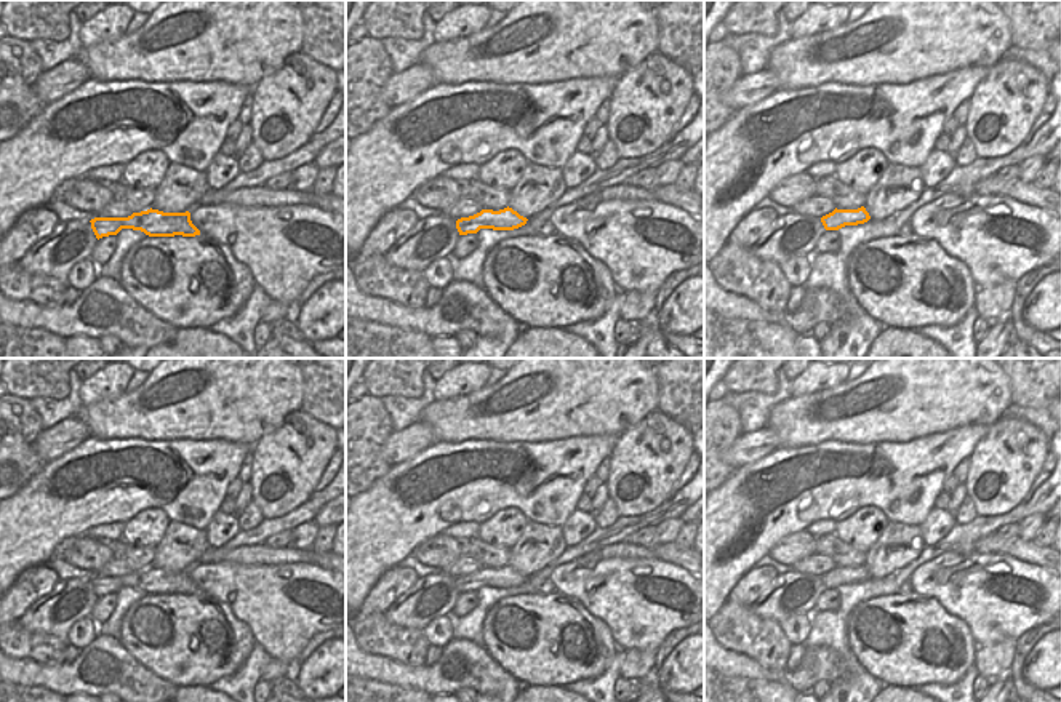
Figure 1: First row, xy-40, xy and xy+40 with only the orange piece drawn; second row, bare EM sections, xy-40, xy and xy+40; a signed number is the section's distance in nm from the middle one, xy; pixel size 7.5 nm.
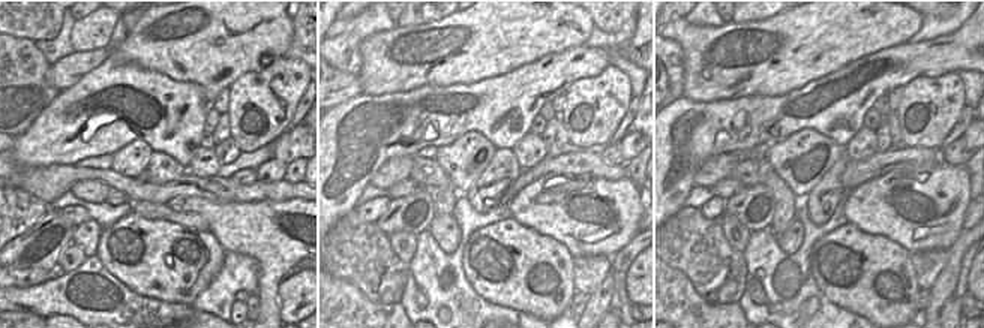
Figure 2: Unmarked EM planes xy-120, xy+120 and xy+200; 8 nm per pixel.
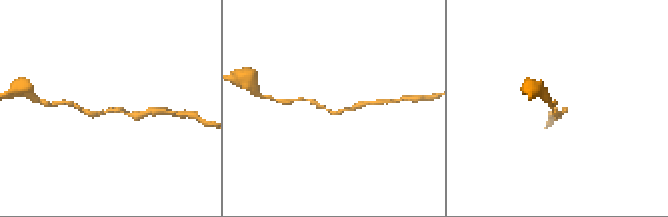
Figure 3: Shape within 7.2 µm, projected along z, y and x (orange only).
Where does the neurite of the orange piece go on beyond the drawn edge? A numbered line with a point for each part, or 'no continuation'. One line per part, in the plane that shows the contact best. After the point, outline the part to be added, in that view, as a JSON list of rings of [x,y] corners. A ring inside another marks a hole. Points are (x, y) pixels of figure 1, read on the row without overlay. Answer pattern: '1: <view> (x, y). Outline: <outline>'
no continuation.

